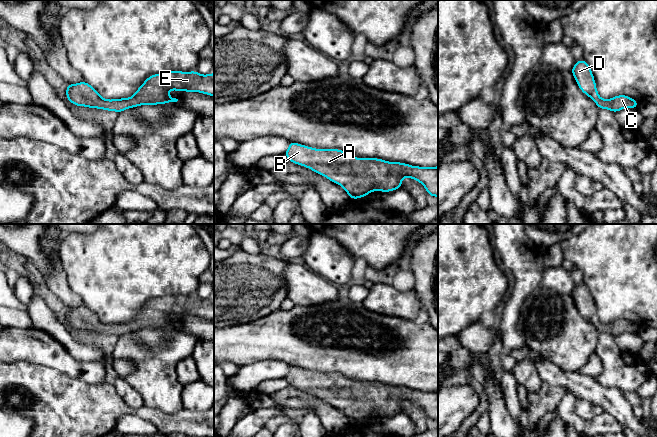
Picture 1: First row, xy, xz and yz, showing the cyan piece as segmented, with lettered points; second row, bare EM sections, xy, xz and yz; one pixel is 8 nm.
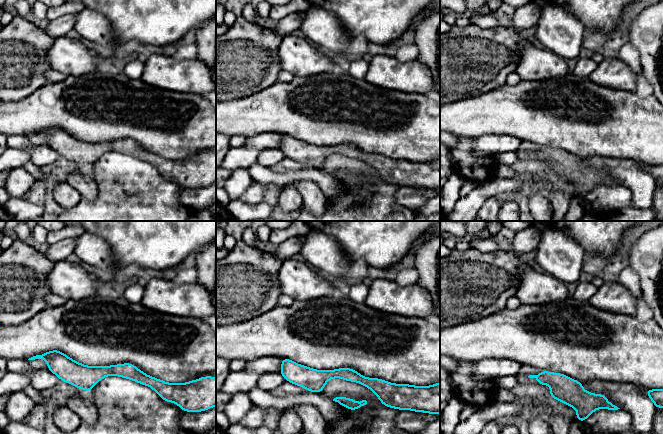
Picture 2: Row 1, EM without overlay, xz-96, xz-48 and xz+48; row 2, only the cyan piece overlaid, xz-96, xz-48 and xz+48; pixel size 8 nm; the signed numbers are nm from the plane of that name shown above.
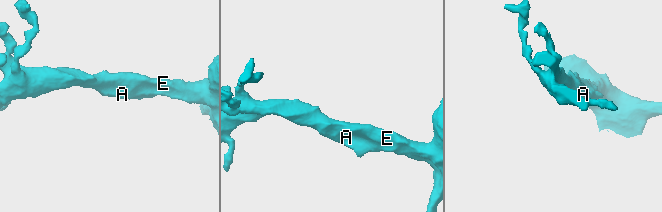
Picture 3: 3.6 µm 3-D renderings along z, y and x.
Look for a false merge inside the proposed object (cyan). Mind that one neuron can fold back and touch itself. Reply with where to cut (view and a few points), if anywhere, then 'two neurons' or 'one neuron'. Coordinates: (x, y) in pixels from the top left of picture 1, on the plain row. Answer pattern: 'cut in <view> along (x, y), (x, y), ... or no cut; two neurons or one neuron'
no cut; one neuron

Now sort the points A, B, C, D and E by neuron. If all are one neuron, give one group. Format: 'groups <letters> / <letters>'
groups A B C D E

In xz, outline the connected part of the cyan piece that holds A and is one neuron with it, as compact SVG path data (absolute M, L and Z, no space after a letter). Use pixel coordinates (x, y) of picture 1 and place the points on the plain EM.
M289 366L284 377L290 386L307 391L340 409L350 423L363 422L377 414L402 412L404 401L419 405L430 421L438 421L438 390L419 391L378 382L356 382L340 373L316 373Z

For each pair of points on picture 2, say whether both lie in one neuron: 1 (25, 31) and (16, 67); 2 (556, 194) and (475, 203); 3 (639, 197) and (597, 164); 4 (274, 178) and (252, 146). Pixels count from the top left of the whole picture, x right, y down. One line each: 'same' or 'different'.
1: same
2: different
3: same
4: different

